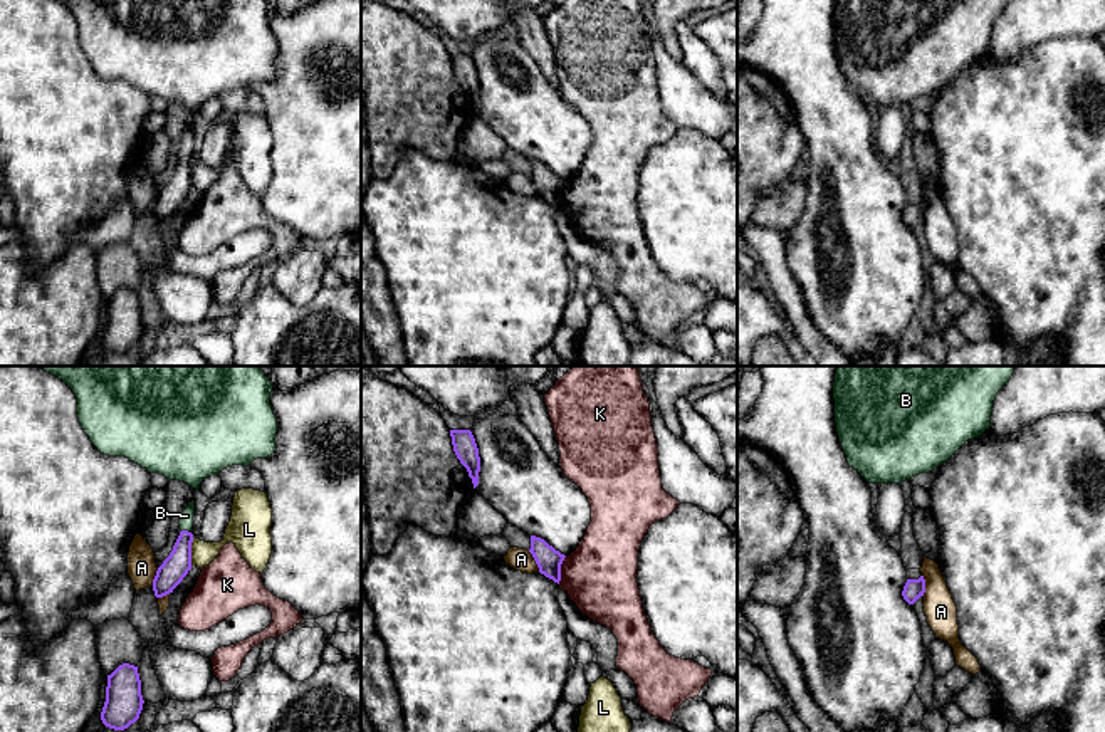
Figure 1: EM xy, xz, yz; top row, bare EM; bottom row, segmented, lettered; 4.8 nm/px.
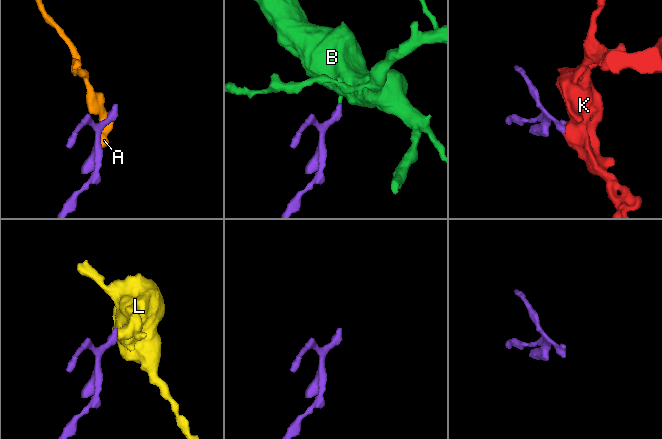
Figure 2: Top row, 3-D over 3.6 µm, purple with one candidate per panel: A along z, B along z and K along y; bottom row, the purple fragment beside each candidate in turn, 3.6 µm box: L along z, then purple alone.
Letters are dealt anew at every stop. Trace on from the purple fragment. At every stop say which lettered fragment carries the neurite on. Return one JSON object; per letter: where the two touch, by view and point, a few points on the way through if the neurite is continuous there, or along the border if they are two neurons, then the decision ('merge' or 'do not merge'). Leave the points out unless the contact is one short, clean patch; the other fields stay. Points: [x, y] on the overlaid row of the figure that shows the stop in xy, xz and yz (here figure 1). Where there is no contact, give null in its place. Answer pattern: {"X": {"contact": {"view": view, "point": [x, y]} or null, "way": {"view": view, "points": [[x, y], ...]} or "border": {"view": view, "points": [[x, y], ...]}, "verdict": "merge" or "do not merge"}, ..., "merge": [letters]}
{"A": {"contact": {"view": "xz", "point": [534, 559]}, "verdict": "do not merge"}, "B": {"contact": {"view": "xy", "point": [187, 531]}, "way": {"view": "xy", "points": [[178, 563], [187, 531], [187, 516]]}, "verdict": "merge"}, "K": {"contact": {"view": "xz", "point": [560, 569]}, "border": {"view": "xz", "points": [[566, 556], [558, 583]]}, "verdict": "do not merge"}, "L": {"contact": {"view": "xy", "point": [190, 551]}, "border": {"view": "xy", "points": [[193, 538], [190, 563]]}, "verdict": "do not merge"}, "merge": ["B"]}

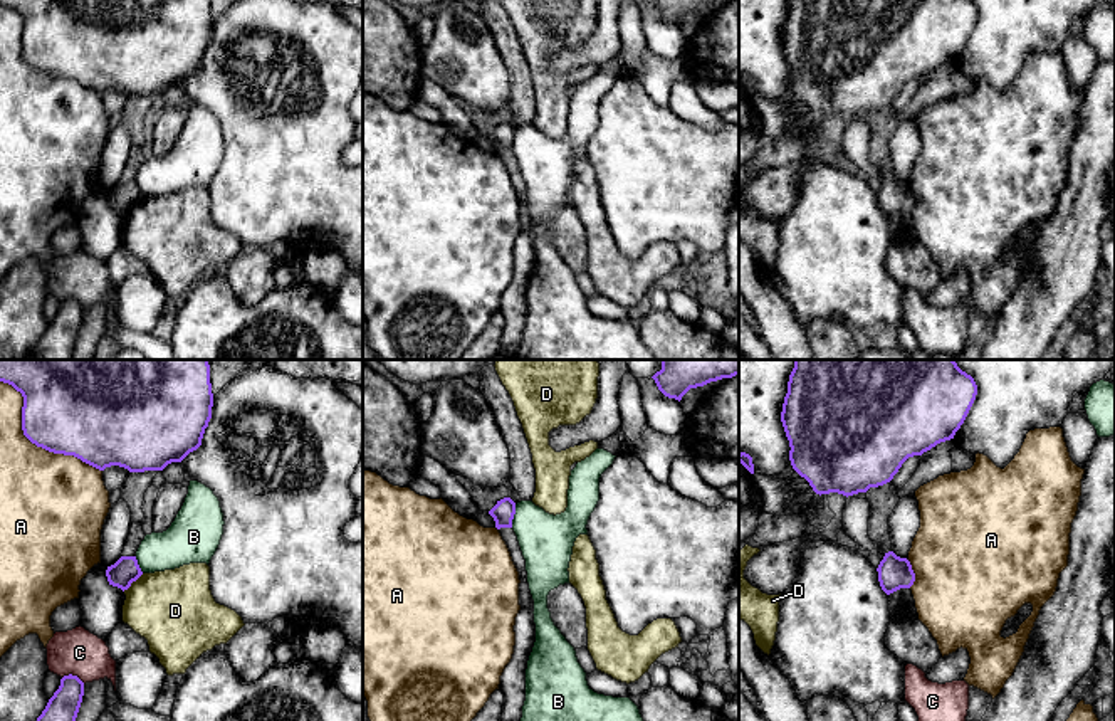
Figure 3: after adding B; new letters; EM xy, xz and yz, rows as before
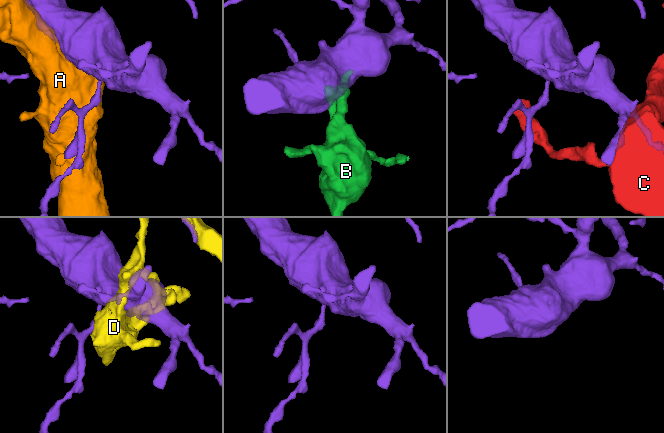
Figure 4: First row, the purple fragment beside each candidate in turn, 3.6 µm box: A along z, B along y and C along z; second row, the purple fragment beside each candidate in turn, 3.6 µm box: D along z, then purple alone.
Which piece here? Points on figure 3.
{"A": {"contact": {"view": "xy", "point": [32, 442]}, "verdict": "do not merge"}, "B": {"contact": {"view": "xz", "point": [513, 516]}, "verdict": "do not merge"}, "C": {"contact": {"view": "xy", "point": [74, 676]}, "verdict": "do not merge"}, "D": {"contact": {"view": "xy", "point": [133, 580]}, "verdict": "do not merge"}, "merge": []}

